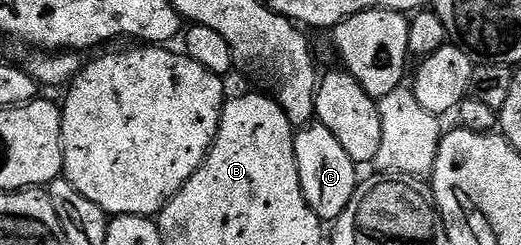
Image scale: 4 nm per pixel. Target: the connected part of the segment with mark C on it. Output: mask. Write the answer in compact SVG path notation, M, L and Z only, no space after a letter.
M319 123L303 125L296 130L293 150L305 202L323 223L336 222L337 217L343 215L347 203L351 203L351 195L355 195L359 166L353 162L351 155L347 155L347 151L343 151L339 139L335 139L335 135Z

